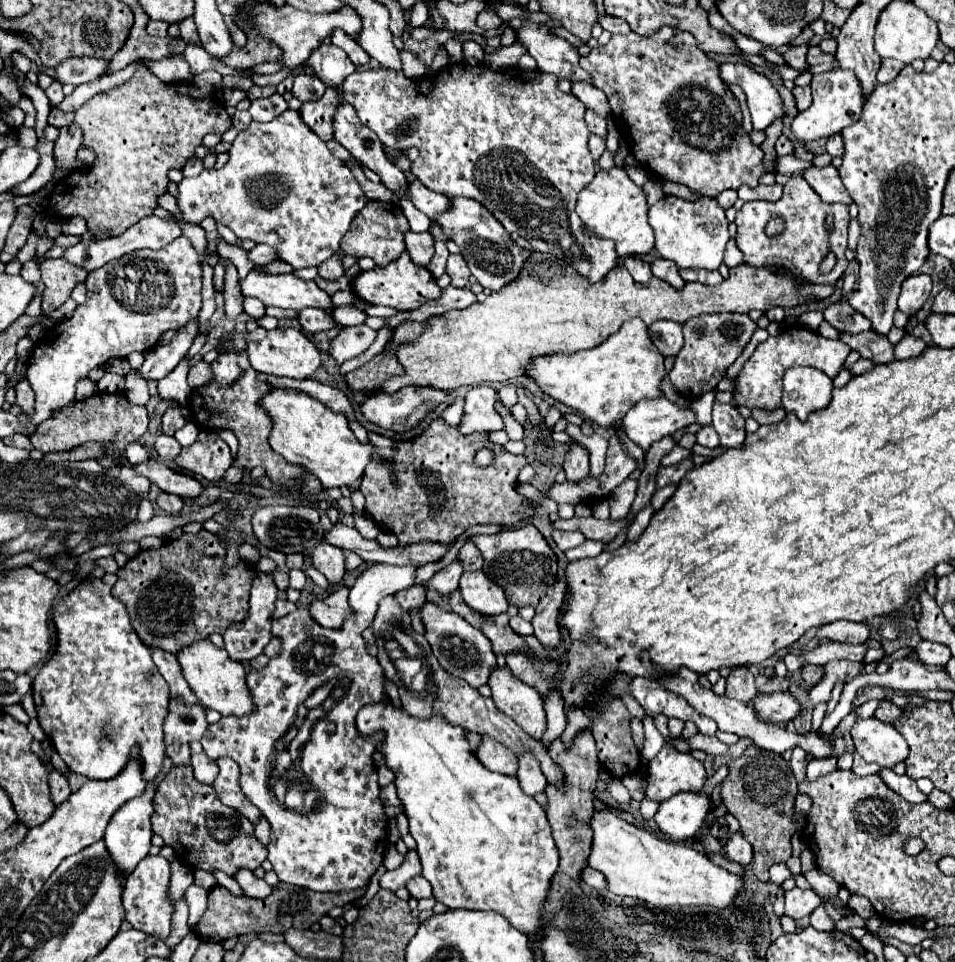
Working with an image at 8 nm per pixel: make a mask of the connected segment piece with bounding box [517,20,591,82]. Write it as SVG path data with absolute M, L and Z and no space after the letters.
M525 20L525 26L517 32L517 40L537 60L537 68L541 72L551 72L569 82L591 82L591 76L579 66L577 50L567 40L549 36L545 26Z

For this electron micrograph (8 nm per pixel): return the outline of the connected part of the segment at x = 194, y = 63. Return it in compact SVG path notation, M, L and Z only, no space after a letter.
M187 45L184 50L184 57L189 63L190 71L193 75L198 75L204 71L215 70L222 76L233 75L238 72L250 74L250 70L231 68L215 57L211 56L203 47L197 45Z

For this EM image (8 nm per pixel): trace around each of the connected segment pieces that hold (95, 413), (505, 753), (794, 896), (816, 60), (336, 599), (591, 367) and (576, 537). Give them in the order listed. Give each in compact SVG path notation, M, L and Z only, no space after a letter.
M95 394L87 400L75 402L73 406L53 414L49 420L37 426L37 432L31 436L31 442L43 454L65 452L77 446L87 446L89 442L99 442L101 446L113 444L113 450L125 454L125 446L139 440L147 432L149 416L145 406L135 406L125 400L123 394Z
M481 736L481 744L477 748L477 758L481 764L493 772L515 776L517 774L517 756L513 750L501 746L489 736Z
M795 886L785 894L785 916L799 920L803 916L809 916L821 904L823 900L813 890L801 890Z
M811 46L809 48L809 52L807 52L807 62L811 64L811 66L815 66L815 64L831 64L831 62L835 62L835 56L831 56L831 54L825 54L819 46Z
M341 586L339 590L331 592L329 596L313 600L309 604L311 618L315 618L315 622L325 626L325 628L341 626L343 618L347 614L351 614L351 608L349 608L349 602L347 602L347 594L349 594L349 588Z
M635 318L625 322L615 334L595 348L575 354L551 352L537 356L523 368L523 372L553 400L577 410L595 424L609 428L611 422L621 420L639 400L661 396L657 386L661 384L665 368L663 356L647 338L645 322Z
M553 530L553 540L555 540L555 544L557 544L557 548L559 550L569 550L569 548L577 548L579 544L583 544L585 542L585 538L583 538L583 534L579 534L579 532L563 532L563 530Z

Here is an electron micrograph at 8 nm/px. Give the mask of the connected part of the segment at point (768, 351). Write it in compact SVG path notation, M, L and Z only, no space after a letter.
M801 324L787 326L777 336L771 336L765 342L761 342L755 348L753 356L745 362L741 374L737 376L737 390L733 392L735 406L747 406L751 410L753 408L761 408L761 410L781 408L785 370L789 370L793 366L811 366L811 368L817 368L817 370L825 372L827 376L835 378L849 352L851 352L851 348L847 344L843 344L841 340L823 338L821 334L811 332Z

